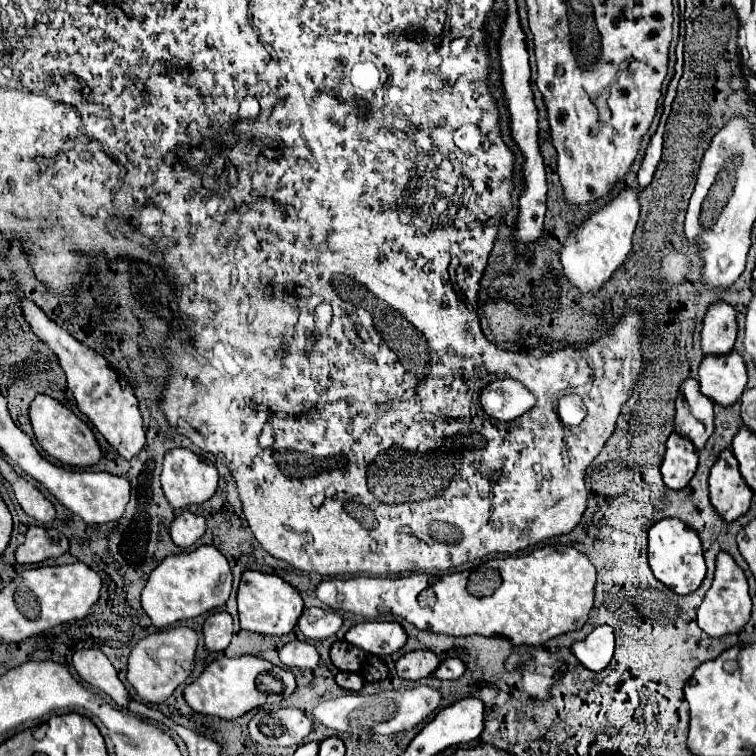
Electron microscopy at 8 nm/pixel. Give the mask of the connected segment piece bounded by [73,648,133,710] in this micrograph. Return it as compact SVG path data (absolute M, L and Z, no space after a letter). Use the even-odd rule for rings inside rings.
M97 648L77 650L73 654L73 666L85 682L89 682L91 686L109 694L117 706L121 706L125 710L131 708L133 700L129 698L127 688L123 686L123 682L117 676L117 670L113 668L109 658L101 650L97 650Z

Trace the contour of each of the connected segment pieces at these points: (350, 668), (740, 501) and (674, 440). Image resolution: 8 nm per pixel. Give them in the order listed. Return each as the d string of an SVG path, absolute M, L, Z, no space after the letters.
M335 642L331 646L331 662L343 672L359 672L363 660L365 652L361 652L357 646L351 646L347 642Z
M731 450L721 452L721 458L711 470L709 498L713 508L725 522L733 522L749 510L753 492L739 474L739 464Z
M673 432L667 440L667 450L661 464L661 476L671 490L683 490L697 470L697 450L687 438Z

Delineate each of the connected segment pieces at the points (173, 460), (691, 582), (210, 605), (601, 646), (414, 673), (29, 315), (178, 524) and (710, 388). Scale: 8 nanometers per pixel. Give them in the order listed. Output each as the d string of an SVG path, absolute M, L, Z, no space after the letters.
M173 448L165 454L161 486L173 508L201 504L217 490L217 470L187 448Z
M677 518L659 520L649 530L649 566L653 570L653 576L663 582L667 588L671 588L675 594L691 594L695 592L703 578L705 578L705 560L701 550L701 540L695 530L691 530L687 524L683 524Z
M199 546L187 554L167 556L149 576L141 594L141 604L157 628L167 628L179 620L195 618L219 608L231 592L231 566L215 546Z
M603 624L597 626L585 640L575 642L571 646L571 652L583 666L587 666L593 672L601 672L611 662L613 646L613 628Z
M413 650L403 654L395 666L401 678L419 680L429 676L439 666L439 658L431 650Z
M23 300L23 314L33 332L49 344L49 348L57 354L61 368L65 370L67 376L67 386L75 396L77 408L91 420L91 424L105 436L105 440L125 458L131 460L143 450L143 418L139 412L139 404L135 398L135 392L131 386L121 388L117 372L107 364L107 360L97 354L95 350L83 346L77 342L67 330L59 328L55 322L51 322L43 310L31 302Z
M191 512L179 514L169 528L169 534L171 534L173 542L181 548L191 546L203 532L205 532L205 518L197 516L197 514L191 514Z
M737 352L725 354L725 358L703 358L699 366L701 394L715 404L729 408L733 406L747 384L745 362Z

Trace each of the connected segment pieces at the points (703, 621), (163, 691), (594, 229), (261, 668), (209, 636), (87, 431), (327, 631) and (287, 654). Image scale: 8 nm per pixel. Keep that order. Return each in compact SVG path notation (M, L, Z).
M719 552L717 556L717 570L711 588L705 594L703 604L699 606L697 618L699 618L699 628L709 634L711 638L719 638L725 634L735 634L741 632L743 626L749 622L751 614L751 598L747 592L747 578L743 570L735 564L735 560L727 552Z
M173 626L161 632L149 634L141 638L131 650L127 680L137 690L141 700L159 704L167 700L173 694L173 690L189 678L189 674L193 672L195 650L197 650L197 634L187 626Z
M627 188L617 198L611 198L607 206L599 208L589 220L585 220L573 232L573 236L567 238L565 248L561 250L563 276L569 280L573 288L579 290L579 294L599 292L615 274L615 270L623 266L627 254L631 252L631 240L637 220L639 220L637 190Z
M221 656L219 660L211 662L203 670L203 674L183 690L183 694L187 704L195 712L233 720L263 704L275 704L289 698L295 692L295 688L297 684L291 670L273 666L271 662L257 656L239 656L239 658Z
M215 612L203 624L205 648L213 652L223 652L233 636L233 620L229 612Z
M39 394L29 406L29 418L31 418L31 426L33 426L39 446L61 464L83 468L83 466L93 466L99 462L101 450L91 428L55 398Z
M305 608L301 618L299 618L299 630L305 634L309 640L319 640L319 638L329 638L341 628L343 620L337 612L333 610L323 610L323 608Z
M293 640L287 642L281 650L279 650L279 660L287 666L287 668L315 668L319 662L319 652L315 650L313 644L305 642L305 640Z

